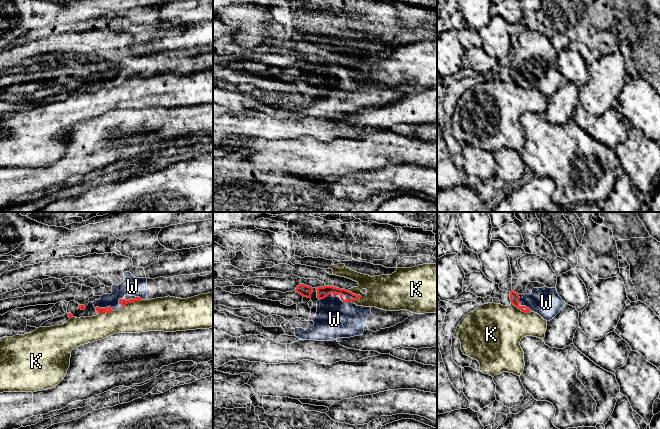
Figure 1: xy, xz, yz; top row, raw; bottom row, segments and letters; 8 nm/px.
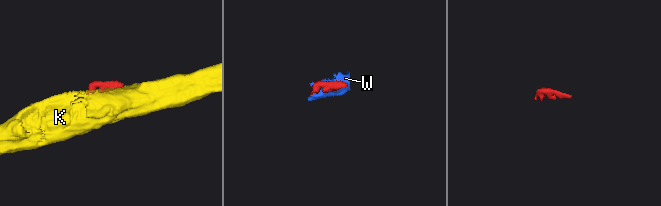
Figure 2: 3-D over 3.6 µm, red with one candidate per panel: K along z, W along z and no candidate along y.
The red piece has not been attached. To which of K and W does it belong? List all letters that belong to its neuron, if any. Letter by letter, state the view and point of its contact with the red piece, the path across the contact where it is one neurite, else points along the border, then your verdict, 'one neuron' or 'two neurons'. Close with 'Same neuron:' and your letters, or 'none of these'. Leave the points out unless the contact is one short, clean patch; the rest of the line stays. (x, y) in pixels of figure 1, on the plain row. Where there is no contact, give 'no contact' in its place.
K: xz (355, 70) | two neurons
W: xz (336, 70) | one neuron
Same neuron: W

